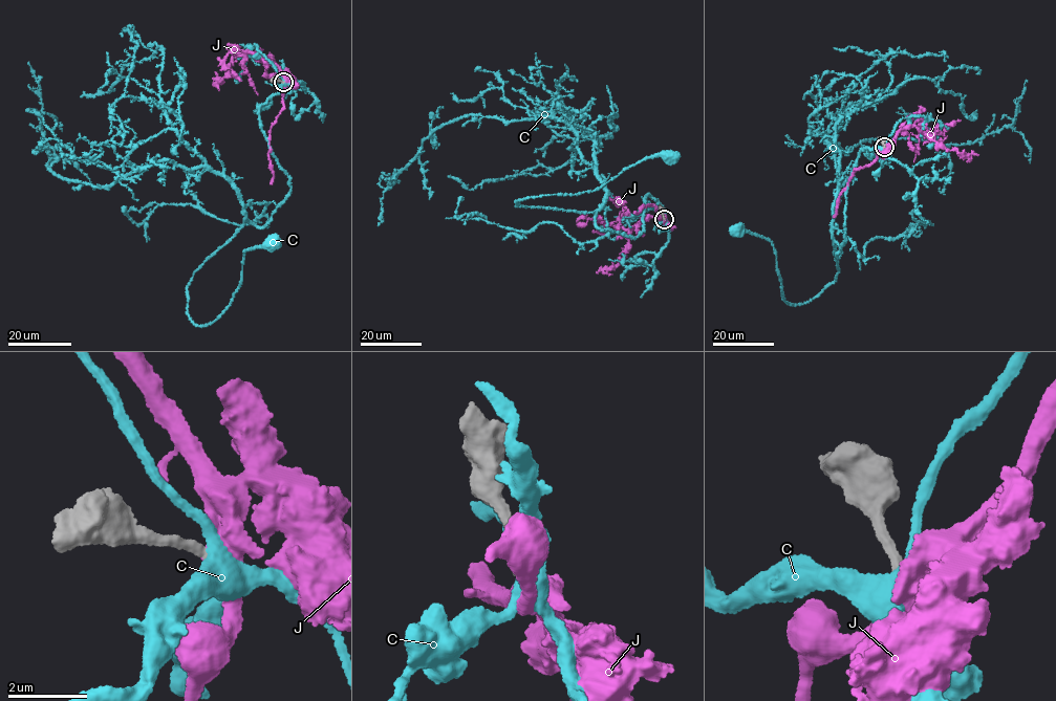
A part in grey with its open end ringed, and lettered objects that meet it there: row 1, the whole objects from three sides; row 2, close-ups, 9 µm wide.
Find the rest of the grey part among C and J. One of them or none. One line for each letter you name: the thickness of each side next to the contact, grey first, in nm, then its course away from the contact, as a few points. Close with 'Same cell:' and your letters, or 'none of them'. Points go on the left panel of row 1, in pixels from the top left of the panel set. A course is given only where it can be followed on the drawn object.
J: 280/420 nm | via (283, 82), (273, 62), (260, 56), (257, 60), (235, 52), (222, 82), (215, 72)
Same cell: J

